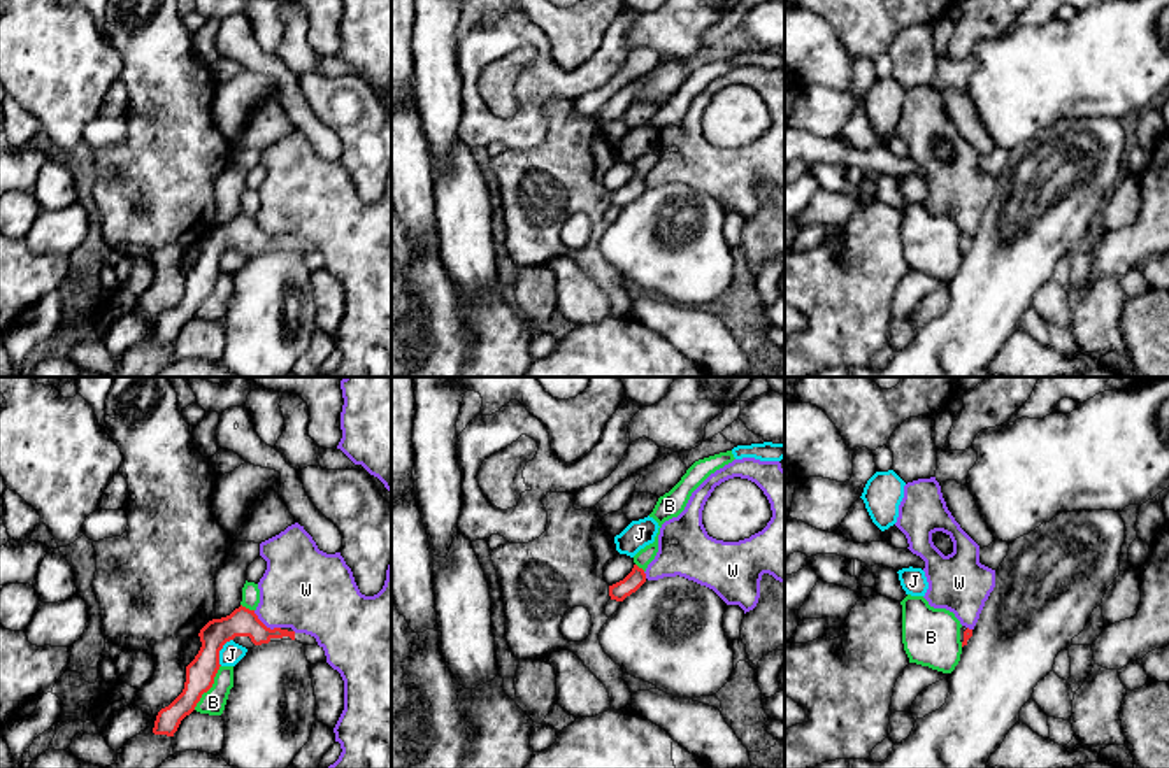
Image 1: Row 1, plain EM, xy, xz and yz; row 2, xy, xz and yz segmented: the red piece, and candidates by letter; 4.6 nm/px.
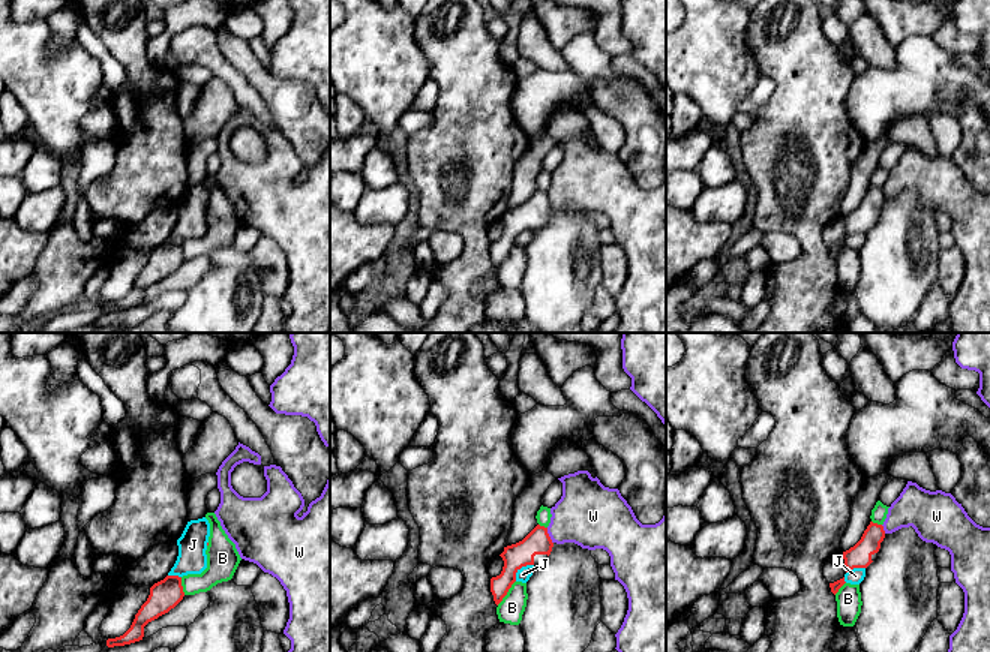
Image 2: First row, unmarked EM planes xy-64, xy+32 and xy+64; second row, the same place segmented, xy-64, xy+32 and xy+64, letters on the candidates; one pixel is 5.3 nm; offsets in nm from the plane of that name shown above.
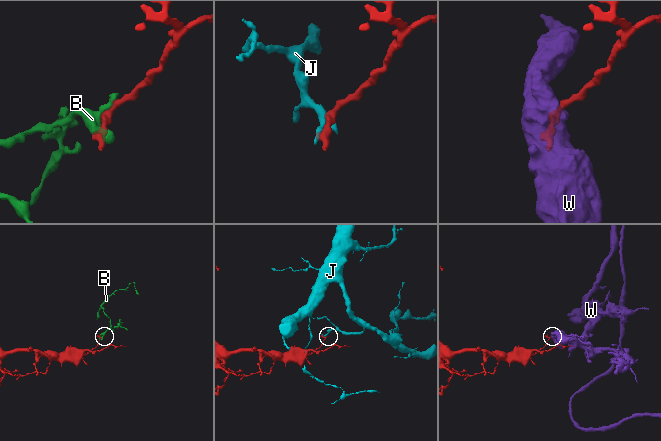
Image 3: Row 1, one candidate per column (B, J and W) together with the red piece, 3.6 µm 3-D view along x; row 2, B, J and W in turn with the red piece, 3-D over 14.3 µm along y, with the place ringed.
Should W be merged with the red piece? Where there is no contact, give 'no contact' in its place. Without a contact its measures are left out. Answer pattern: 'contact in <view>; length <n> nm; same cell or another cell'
contact in xy; length 150 nm; another cell

